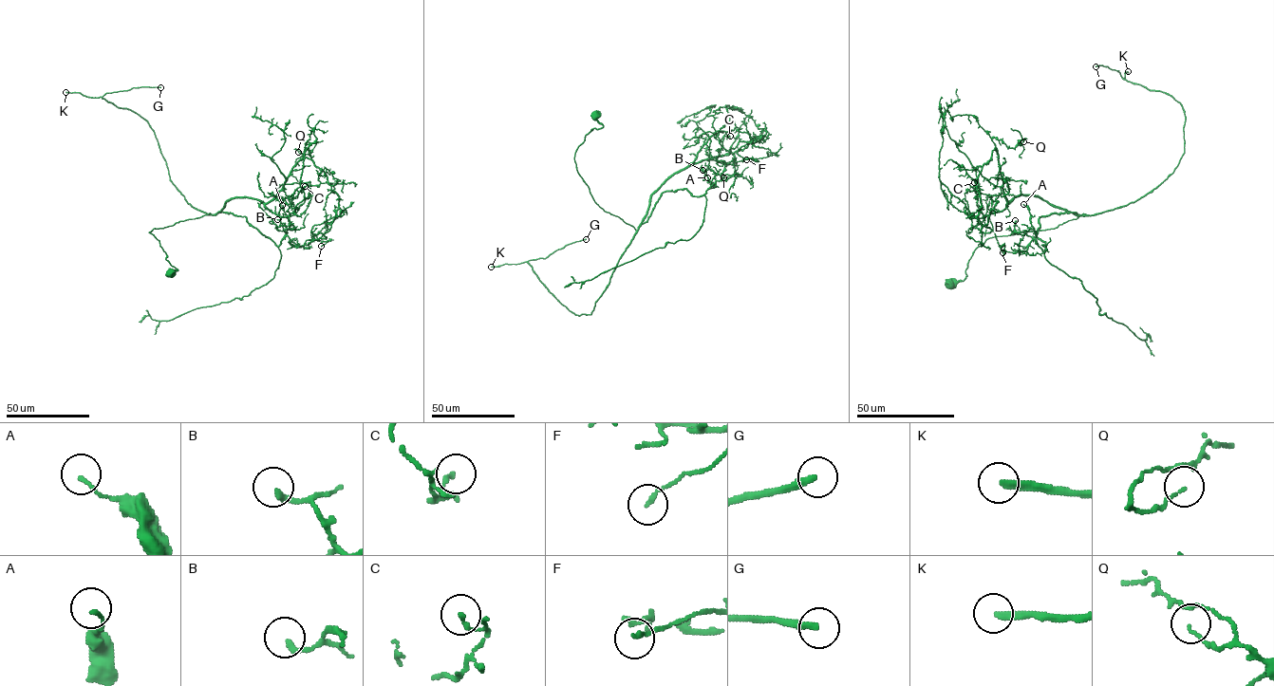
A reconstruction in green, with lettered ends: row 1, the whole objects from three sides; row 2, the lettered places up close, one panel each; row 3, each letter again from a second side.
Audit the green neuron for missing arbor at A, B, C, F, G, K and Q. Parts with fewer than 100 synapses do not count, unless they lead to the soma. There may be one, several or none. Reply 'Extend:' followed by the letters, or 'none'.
Extend: G, K

